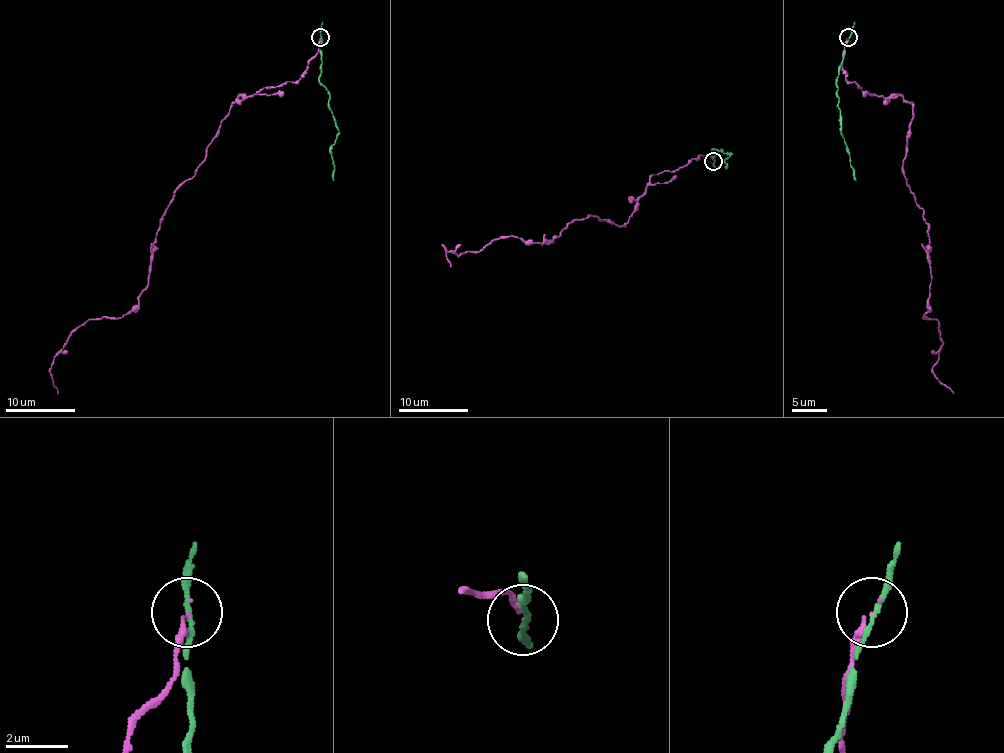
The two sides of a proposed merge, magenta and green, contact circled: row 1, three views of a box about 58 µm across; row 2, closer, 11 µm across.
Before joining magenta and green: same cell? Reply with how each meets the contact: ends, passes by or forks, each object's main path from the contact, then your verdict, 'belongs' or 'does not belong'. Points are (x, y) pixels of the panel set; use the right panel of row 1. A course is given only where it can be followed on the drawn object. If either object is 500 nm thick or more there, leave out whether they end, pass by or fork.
magenta ends there; green passes by; magenta runs (849, 37), (845, 78), (911, 105), (903, 162), (927, 223), (924, 318), (938, 322), (932, 369), (953, 393); green runs (849, 37), (837, 82), (837, 94), (842, 138), (849, 150), (856, 181); does not belong

